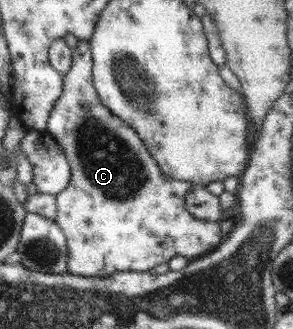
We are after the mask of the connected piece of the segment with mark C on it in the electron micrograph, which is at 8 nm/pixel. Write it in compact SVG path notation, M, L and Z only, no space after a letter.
M79 40L77 46L72 49L72 65L67 74L63 74L63 89L61 98L55 103L55 107L49 115L48 124L45 131L50 133L50 136L63 148L65 157L71 167L71 181L61 193L56 195L56 216L54 222L59 225L61 231L66 237L66 246L68 247L68 273L73 275L82 275L85 277L107 277L120 271L150 271L156 265L167 264L168 261L175 255L183 255L183 257L201 257L206 253L213 251L221 243L222 229L219 228L218 222L210 222L193 217L185 207L186 195L190 193L193 186L188 182L179 179L172 179L163 174L158 163L153 159L153 156L147 151L142 139L137 135L137 132L129 127L121 118L111 114L99 100L99 95L93 87L93 59L91 54L91 44L89 40Z

